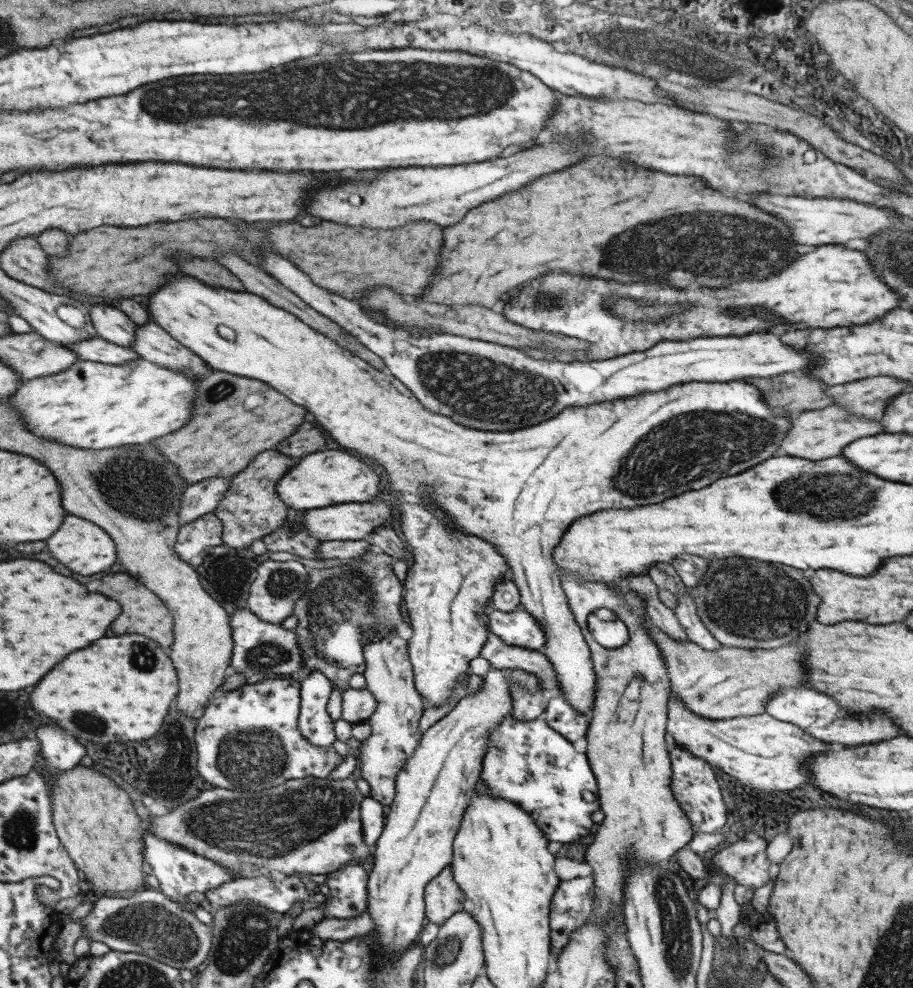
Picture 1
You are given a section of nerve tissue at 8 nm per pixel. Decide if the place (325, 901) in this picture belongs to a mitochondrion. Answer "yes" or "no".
no

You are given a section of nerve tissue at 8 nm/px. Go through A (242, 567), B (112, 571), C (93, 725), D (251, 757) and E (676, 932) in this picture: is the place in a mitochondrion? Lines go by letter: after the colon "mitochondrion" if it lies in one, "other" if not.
A: mitochondrion
B: other
C: mitochondrion
D: mitochondrion
E: mitochondrion

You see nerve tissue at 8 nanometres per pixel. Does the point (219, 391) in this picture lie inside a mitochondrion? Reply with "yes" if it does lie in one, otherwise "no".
yes

